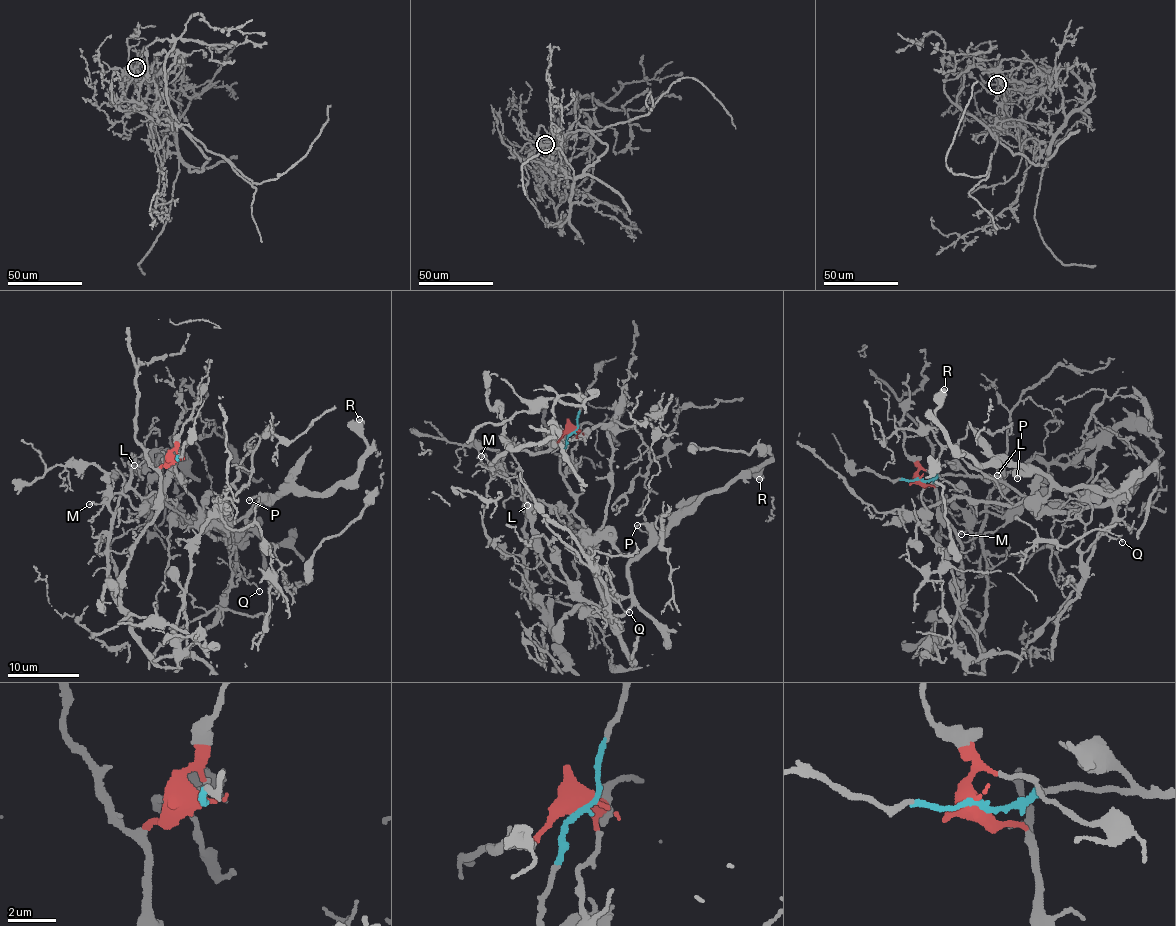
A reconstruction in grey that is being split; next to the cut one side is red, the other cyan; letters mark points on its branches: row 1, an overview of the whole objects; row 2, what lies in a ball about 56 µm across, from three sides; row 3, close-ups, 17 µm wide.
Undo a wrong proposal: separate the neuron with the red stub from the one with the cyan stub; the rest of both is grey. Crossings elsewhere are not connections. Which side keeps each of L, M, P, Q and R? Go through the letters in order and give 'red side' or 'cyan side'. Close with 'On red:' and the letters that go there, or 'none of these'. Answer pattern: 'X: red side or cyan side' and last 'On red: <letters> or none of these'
L: red side
M: red side
P: cyan side
Q: cyan side
R: cyan side
On red: L, M

